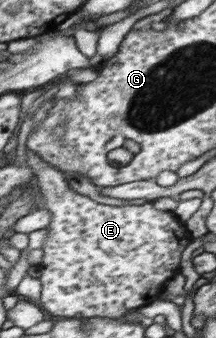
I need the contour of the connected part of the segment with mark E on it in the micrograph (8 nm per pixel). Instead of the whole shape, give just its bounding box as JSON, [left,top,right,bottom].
[25,149,188,318]

